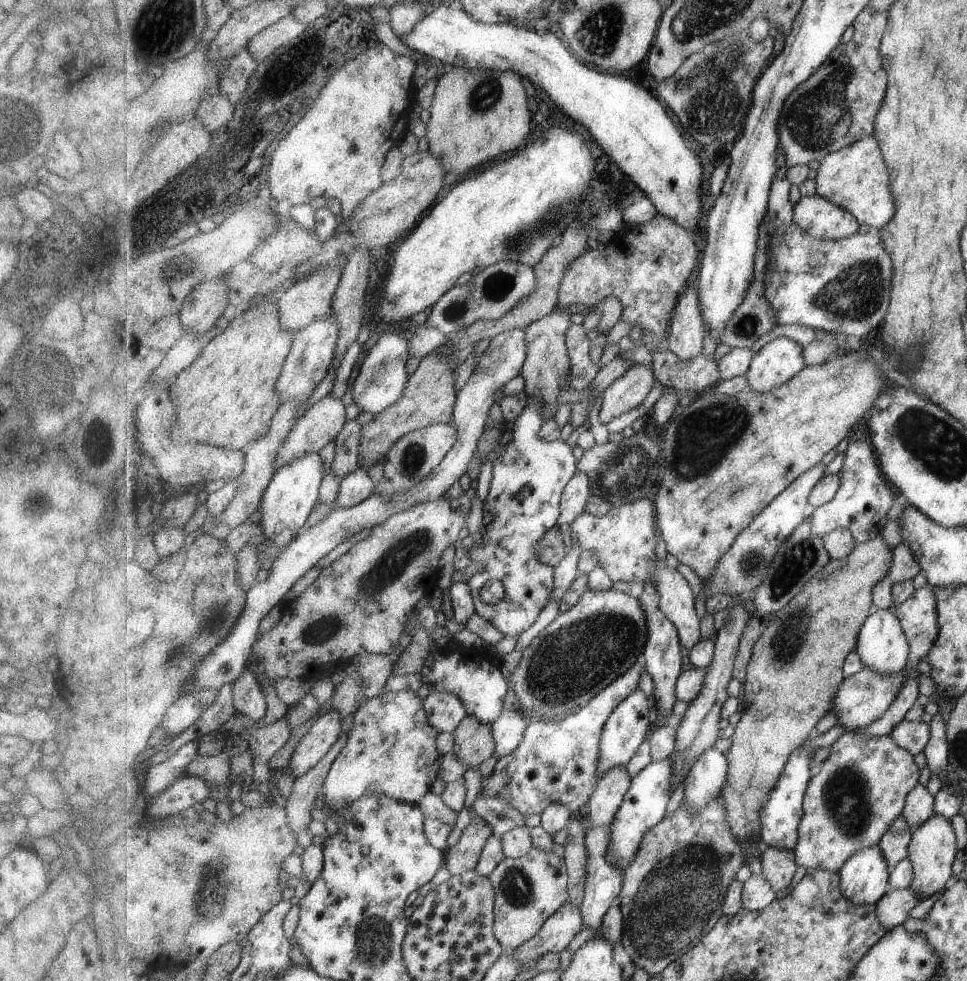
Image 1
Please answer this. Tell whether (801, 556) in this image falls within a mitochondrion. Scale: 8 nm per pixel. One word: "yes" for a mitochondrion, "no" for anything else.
yes

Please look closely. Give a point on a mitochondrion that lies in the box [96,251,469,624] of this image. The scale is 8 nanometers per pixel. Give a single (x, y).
(394, 562)

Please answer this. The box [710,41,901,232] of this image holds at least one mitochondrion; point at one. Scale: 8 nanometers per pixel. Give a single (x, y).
(814, 120)

